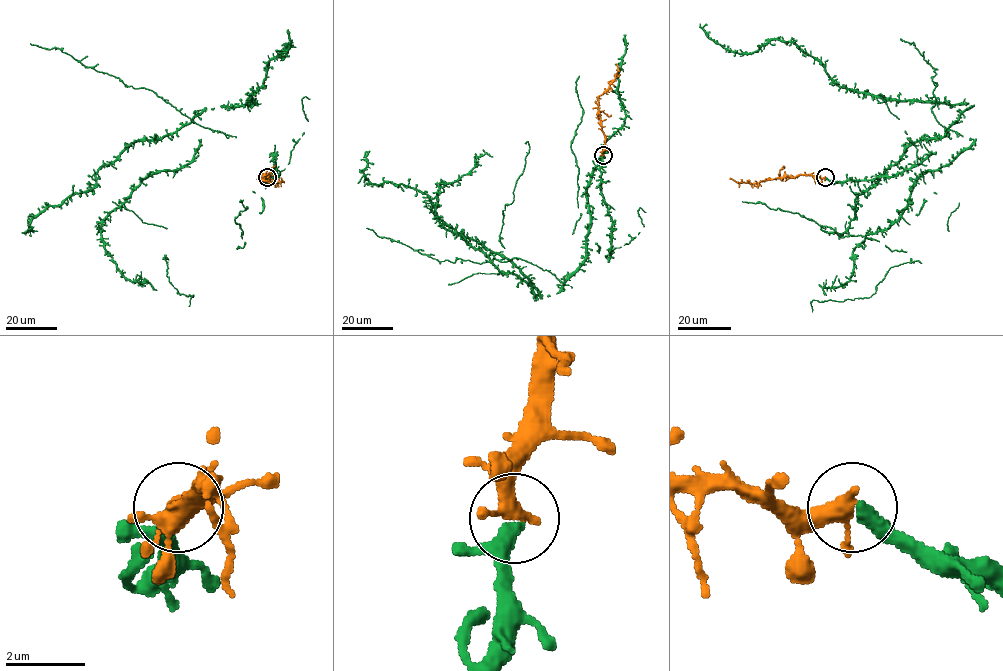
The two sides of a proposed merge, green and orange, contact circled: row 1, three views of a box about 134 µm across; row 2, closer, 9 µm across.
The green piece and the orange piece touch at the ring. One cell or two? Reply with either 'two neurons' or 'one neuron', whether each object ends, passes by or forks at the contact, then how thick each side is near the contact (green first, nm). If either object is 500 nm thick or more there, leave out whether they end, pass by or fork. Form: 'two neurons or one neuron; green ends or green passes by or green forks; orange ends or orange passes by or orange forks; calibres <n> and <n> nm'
one neuron; green ends; orange passes by; calibres 420 and 320 nm

